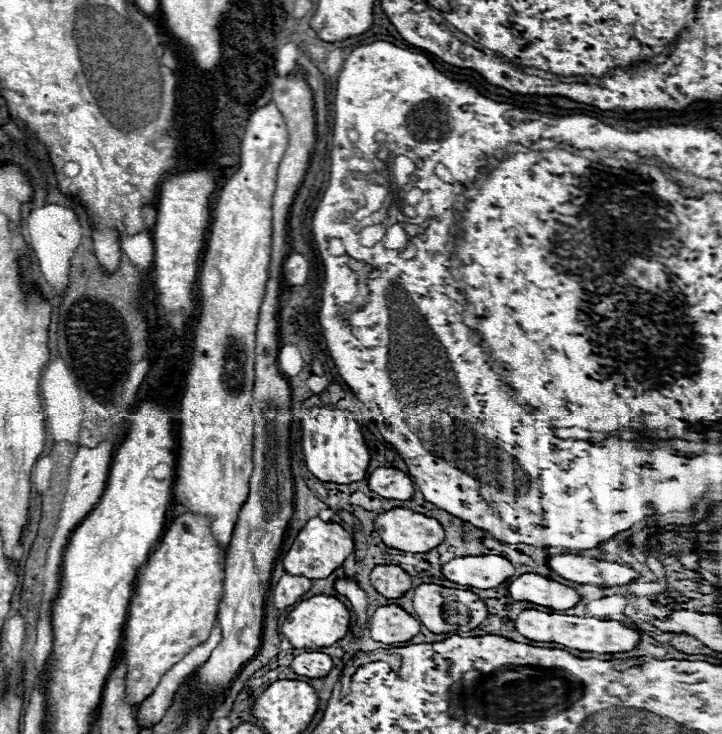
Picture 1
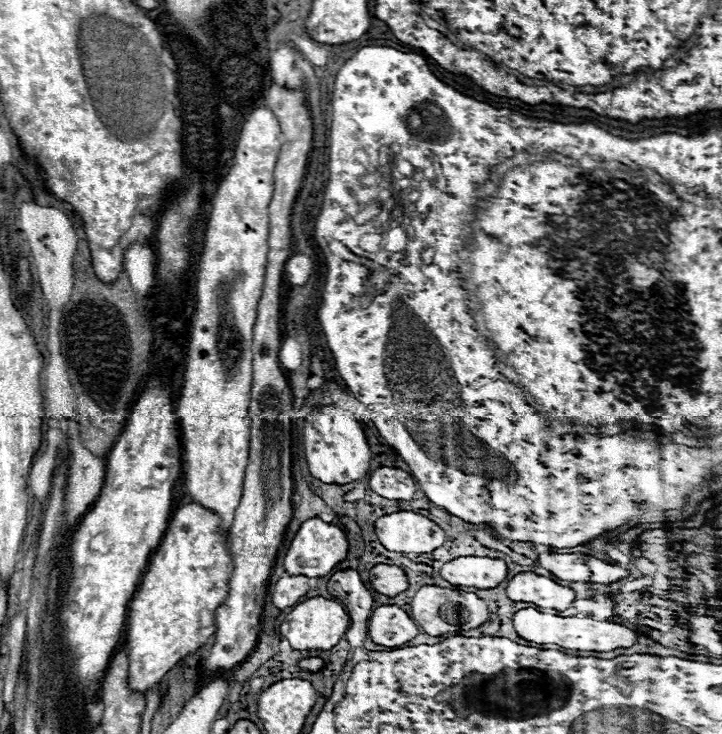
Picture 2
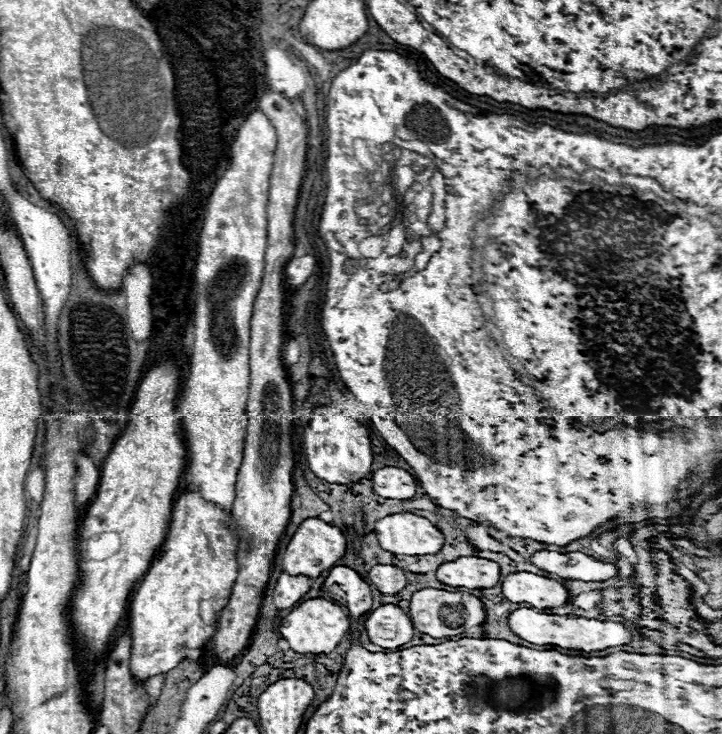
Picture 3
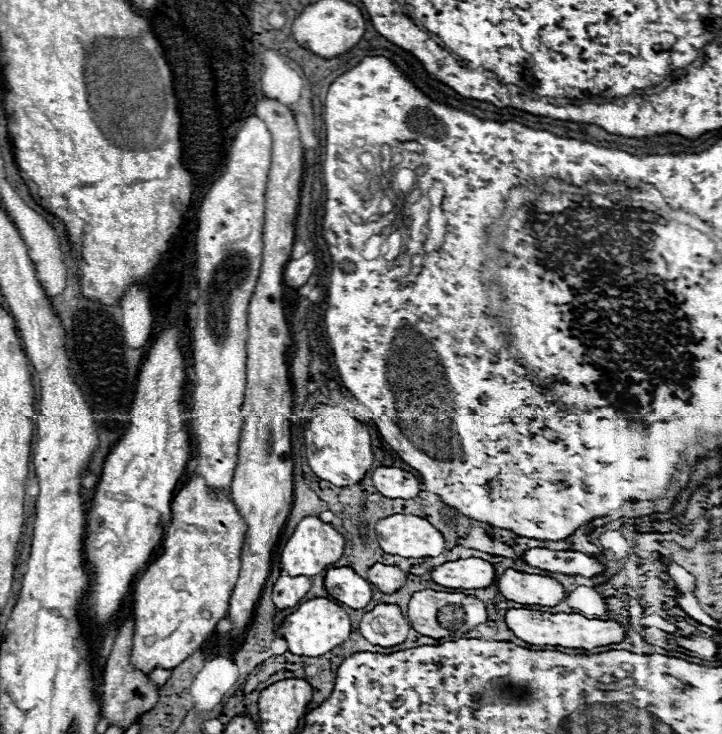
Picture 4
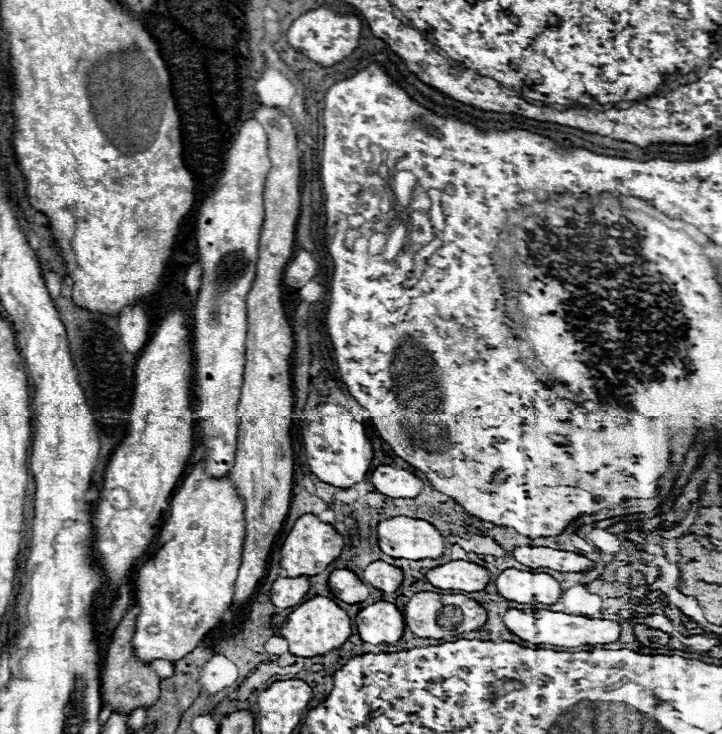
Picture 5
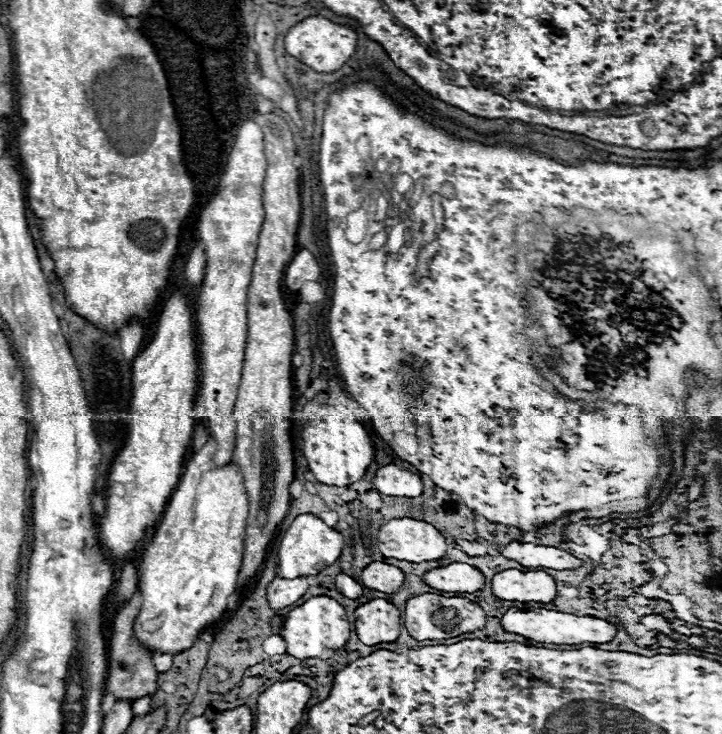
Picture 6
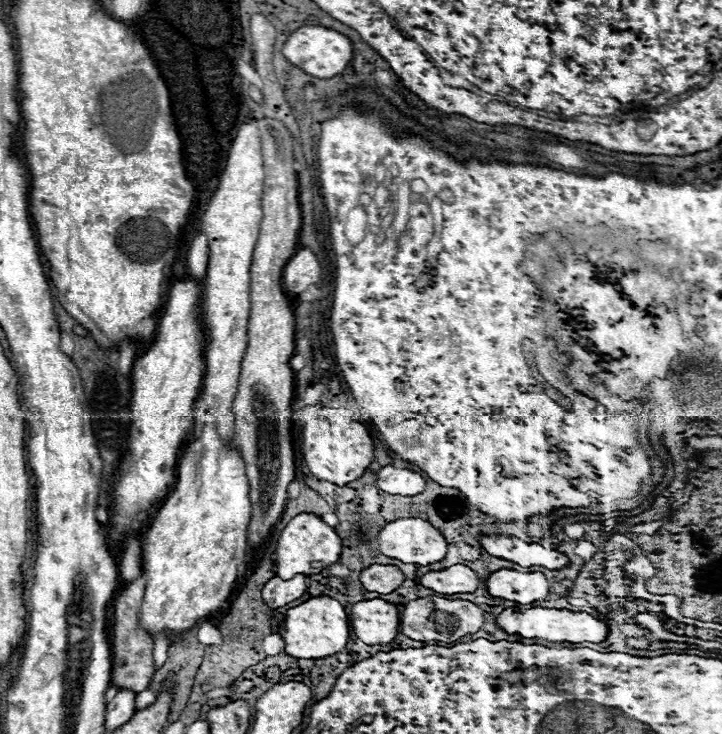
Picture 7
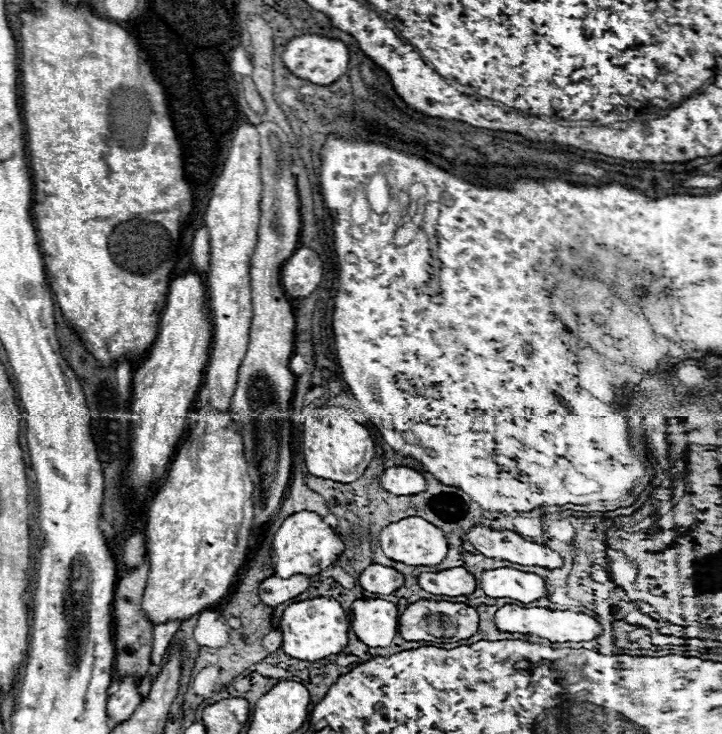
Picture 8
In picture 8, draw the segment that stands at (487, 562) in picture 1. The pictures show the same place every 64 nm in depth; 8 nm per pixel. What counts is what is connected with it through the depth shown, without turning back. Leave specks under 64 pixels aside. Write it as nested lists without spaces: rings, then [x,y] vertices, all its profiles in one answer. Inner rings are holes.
[[[456,566],[442,572],[424,572],[418,576],[418,586],[436,596],[470,596],[478,582],[466,568]]]

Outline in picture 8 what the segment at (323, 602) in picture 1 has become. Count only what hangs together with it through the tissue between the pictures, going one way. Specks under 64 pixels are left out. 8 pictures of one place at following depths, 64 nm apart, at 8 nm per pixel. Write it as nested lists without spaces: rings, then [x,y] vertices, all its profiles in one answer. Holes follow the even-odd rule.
[[[318,596],[312,600],[296,602],[290,604],[280,622],[280,632],[282,632],[282,650],[298,660],[322,660],[326,656],[338,654],[342,648],[348,644],[348,618],[340,606],[330,596]]]

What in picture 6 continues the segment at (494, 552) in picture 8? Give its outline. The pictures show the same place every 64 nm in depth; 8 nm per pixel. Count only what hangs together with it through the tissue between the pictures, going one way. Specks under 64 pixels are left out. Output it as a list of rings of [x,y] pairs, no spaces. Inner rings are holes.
[[[510,542],[500,550],[506,558],[520,562],[526,568],[554,568],[554,570],[574,570],[582,566],[582,560],[552,546],[534,546],[522,542]]]

